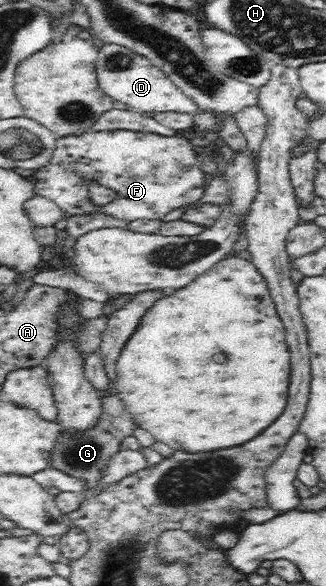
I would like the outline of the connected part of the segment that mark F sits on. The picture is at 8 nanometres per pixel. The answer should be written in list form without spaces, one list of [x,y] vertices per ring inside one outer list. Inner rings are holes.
[[[123,130],[93,131],[81,136],[57,138],[49,165],[34,170],[30,180],[34,186],[34,193],[54,201],[64,210],[64,215],[69,215],[69,213],[77,215],[77,213],[91,211],[93,206],[89,202],[88,195],[92,187],[111,189],[115,191],[115,199],[109,205],[105,205],[102,210],[128,222],[135,219],[161,220],[164,215],[175,209],[200,201],[206,189],[205,173],[201,169],[194,147],[188,140]]]

